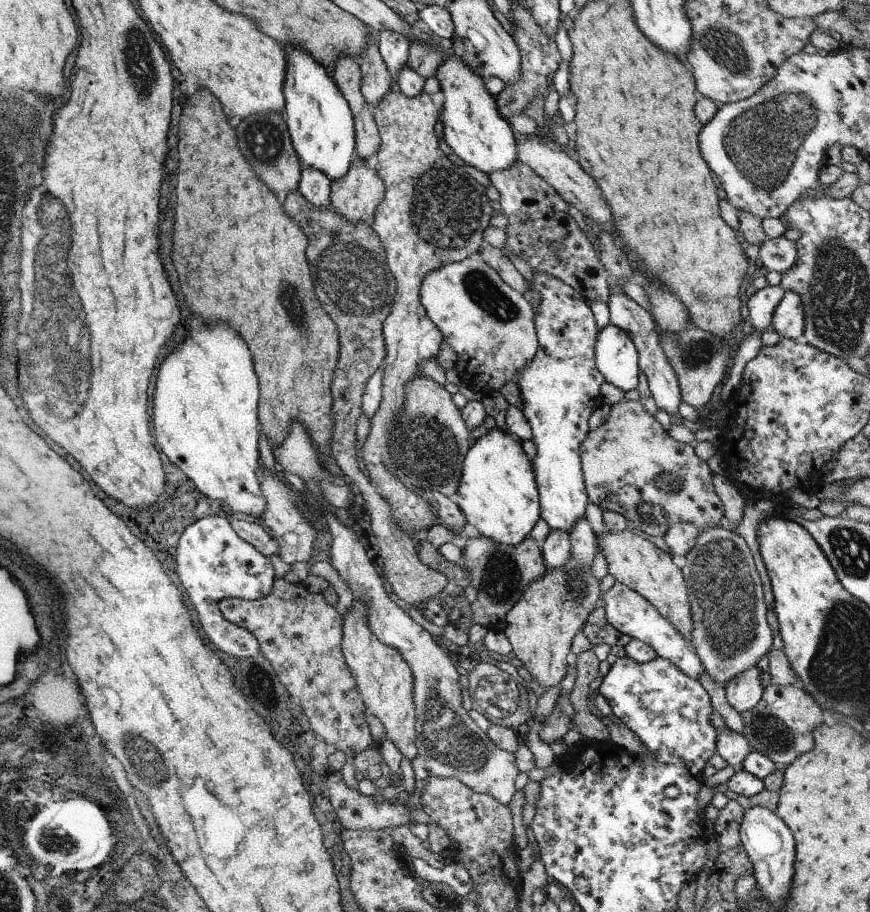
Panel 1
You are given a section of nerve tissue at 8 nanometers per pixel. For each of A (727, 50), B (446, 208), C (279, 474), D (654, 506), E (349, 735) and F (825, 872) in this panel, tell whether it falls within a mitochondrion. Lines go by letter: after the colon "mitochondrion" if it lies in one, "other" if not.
A: mitochondrion
B: mitochondrion
C: other
D: mitochondrion
E: other
F: other

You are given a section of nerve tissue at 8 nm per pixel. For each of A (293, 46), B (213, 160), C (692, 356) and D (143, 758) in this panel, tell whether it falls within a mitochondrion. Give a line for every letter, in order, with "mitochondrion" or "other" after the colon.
A: other
B: other
C: mitochondrion
D: mitochondrion

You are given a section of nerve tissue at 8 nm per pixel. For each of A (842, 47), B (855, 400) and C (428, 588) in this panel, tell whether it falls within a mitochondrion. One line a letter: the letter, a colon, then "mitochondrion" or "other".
A: other
B: other
C: other

